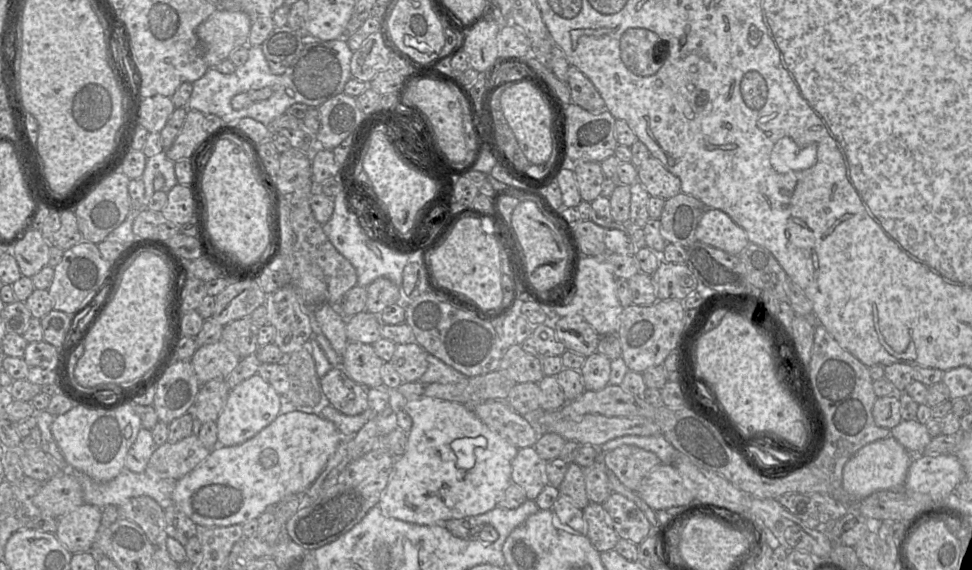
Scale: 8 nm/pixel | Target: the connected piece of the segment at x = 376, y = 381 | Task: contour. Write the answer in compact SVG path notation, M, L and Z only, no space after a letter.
M349 341L342 356L342 368L356 383L365 388L377 388L382 385L381 367L384 361L376 354L373 345Z

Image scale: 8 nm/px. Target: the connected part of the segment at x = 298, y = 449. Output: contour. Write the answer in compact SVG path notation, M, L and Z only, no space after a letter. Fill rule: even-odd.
M294 411L279 414L252 438L234 446L216 446L191 472L177 480L172 500L202 527L242 525L286 496L305 493L335 452L342 436L320 415Z

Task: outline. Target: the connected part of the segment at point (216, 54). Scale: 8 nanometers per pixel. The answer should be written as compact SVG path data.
M222 8L203 21L196 28L196 35L208 67L227 59L237 47L247 45L251 25L252 17L247 13Z

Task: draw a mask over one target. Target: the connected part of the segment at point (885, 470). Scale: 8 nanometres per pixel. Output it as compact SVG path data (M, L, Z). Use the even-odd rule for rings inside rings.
M889 435L863 446L846 462L842 471L842 487L856 499L864 499L877 491L901 490L912 460L913 455Z

